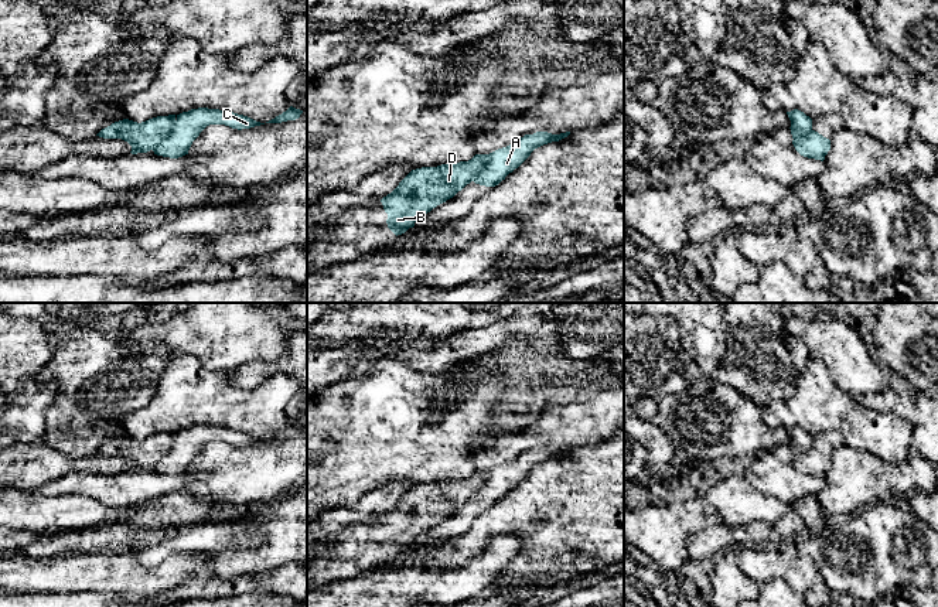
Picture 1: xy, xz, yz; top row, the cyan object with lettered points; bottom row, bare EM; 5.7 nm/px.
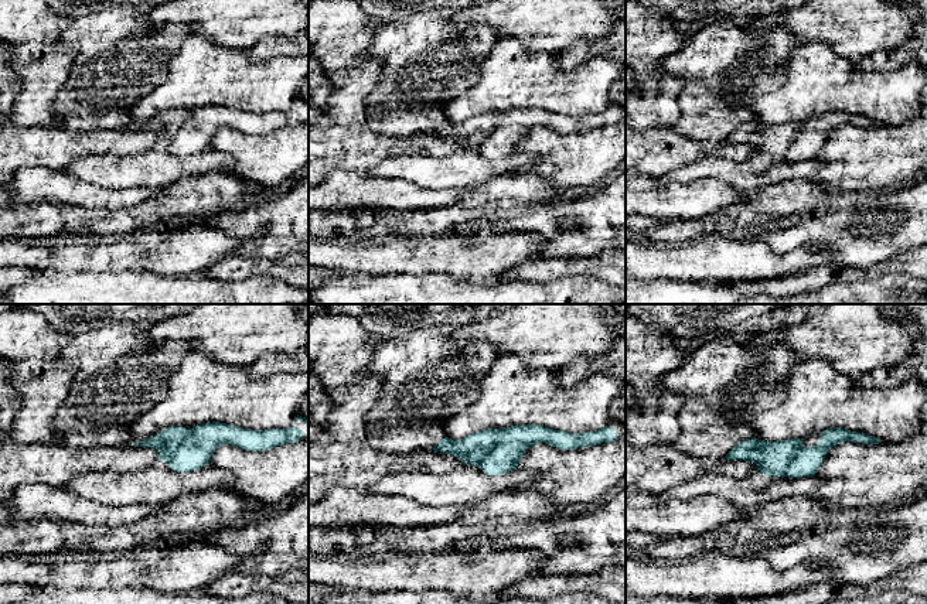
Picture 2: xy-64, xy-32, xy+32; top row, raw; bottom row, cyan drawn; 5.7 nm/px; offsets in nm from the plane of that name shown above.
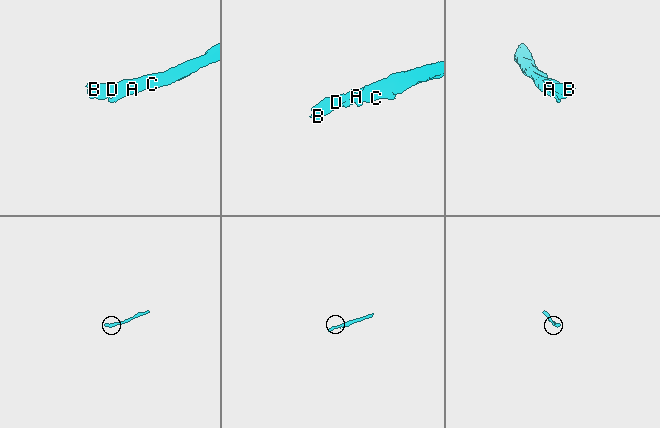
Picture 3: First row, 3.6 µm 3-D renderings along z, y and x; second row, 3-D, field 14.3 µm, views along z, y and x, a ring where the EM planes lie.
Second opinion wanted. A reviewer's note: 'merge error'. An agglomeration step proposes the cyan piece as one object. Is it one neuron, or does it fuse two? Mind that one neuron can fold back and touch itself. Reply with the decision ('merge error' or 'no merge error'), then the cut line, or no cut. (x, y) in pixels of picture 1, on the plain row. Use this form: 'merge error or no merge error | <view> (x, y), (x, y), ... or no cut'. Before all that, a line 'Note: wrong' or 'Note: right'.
Note: right
merge error | xy (176, 437), (171, 447), (153, 467)

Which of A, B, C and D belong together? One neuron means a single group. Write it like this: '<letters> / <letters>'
A C / B D

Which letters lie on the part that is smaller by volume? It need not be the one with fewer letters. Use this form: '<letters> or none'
B, D

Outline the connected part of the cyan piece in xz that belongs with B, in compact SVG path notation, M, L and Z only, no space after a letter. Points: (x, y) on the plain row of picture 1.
M487 471L468 478L412 487L399 502L381 516L388 531L388 545L398 553L405 550L423 531L453 515L474 498L484 485Z

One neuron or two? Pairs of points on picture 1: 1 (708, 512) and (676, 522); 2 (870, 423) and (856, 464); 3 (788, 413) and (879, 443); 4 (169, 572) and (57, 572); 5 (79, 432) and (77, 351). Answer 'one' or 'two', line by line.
1: one
2: two
3: one
4: one
5: one

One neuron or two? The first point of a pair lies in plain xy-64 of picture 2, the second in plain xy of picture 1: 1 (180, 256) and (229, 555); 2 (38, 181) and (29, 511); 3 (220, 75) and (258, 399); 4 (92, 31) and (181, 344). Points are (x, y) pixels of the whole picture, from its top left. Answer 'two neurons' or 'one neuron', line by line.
1: two neurons
2: one neuron
3: one neuron
4: two neurons

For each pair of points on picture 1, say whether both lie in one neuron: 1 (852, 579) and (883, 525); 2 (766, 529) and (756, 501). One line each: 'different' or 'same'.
1: same
2: different

